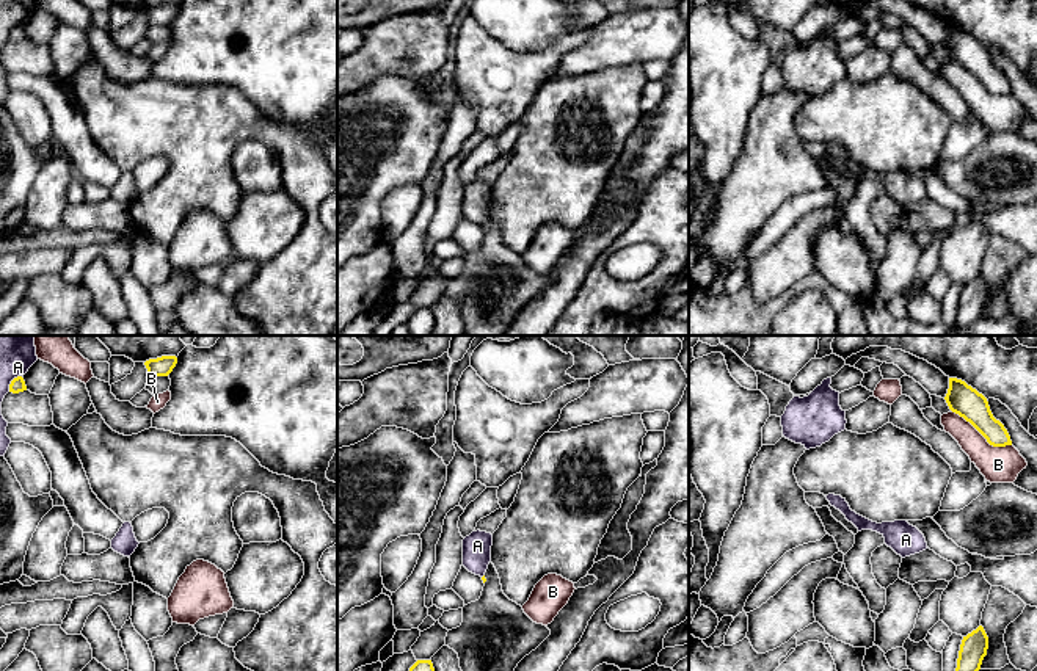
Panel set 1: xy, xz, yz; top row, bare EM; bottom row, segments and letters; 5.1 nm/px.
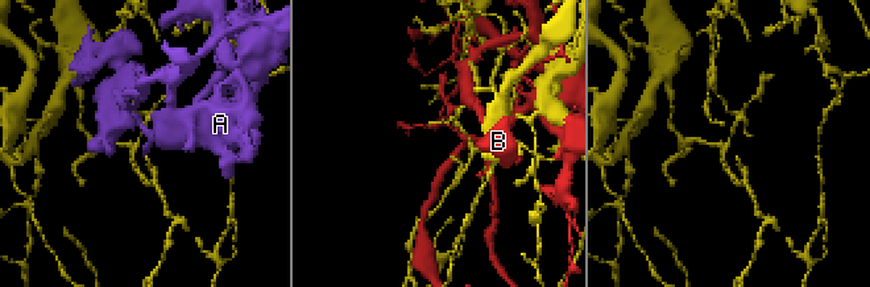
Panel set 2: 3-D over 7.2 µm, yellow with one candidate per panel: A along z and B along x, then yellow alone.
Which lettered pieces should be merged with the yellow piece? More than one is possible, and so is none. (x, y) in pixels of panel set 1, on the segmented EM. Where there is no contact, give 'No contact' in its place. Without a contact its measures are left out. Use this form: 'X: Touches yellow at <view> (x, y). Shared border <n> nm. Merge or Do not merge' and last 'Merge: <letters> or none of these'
A: Touches yellow at xy (11, 381). Shared border 110 nm. Do not merge
B: Touches yellow at yz (981, 433). Shared border 360 nm. Do not merge
Merge: none of these

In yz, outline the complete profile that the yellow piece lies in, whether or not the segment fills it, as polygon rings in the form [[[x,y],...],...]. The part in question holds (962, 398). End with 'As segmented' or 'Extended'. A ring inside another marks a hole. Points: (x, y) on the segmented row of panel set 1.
[[[949,378],[944,400],[949,409],[970,422],[990,445],[1012,445],[1007,430],[993,417],[987,398],[965,381]]]. As segmented

